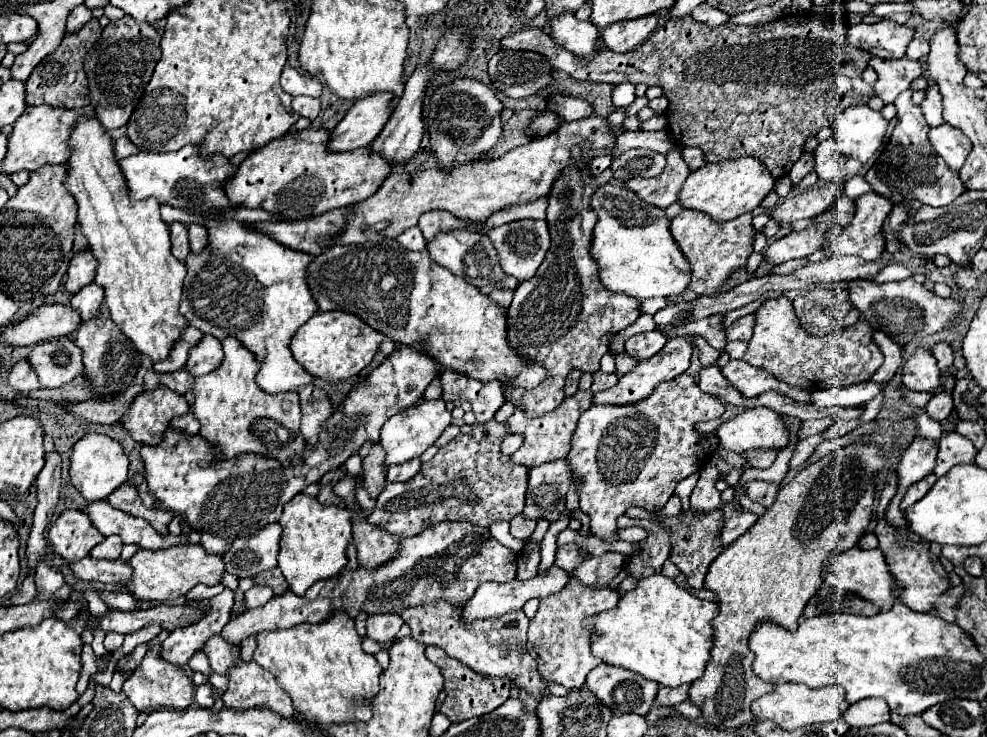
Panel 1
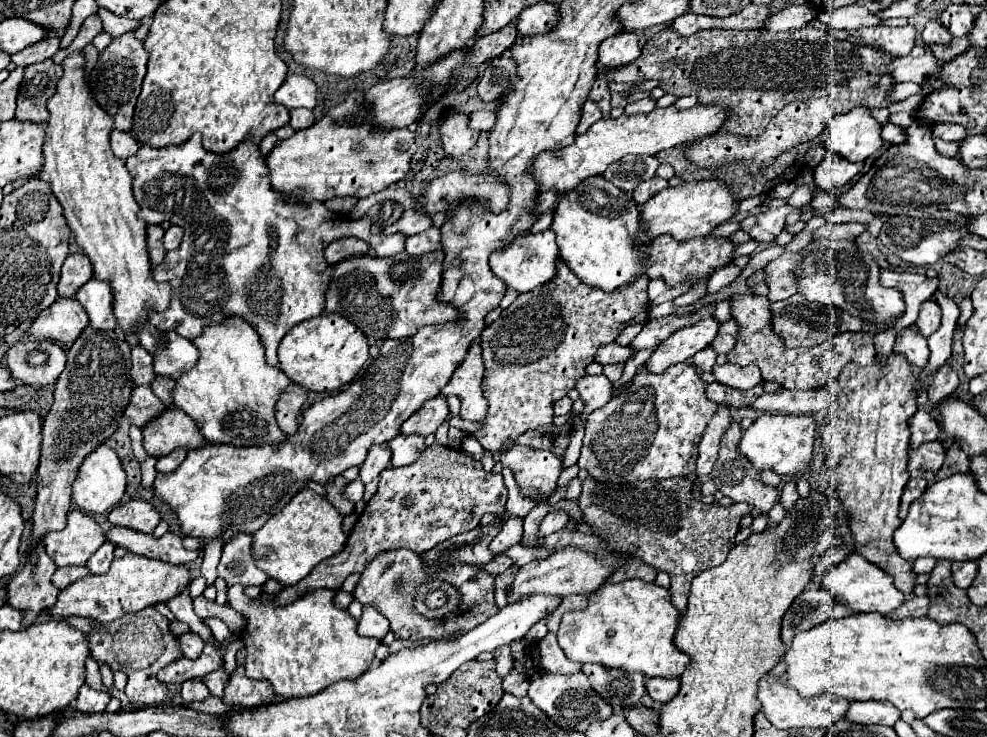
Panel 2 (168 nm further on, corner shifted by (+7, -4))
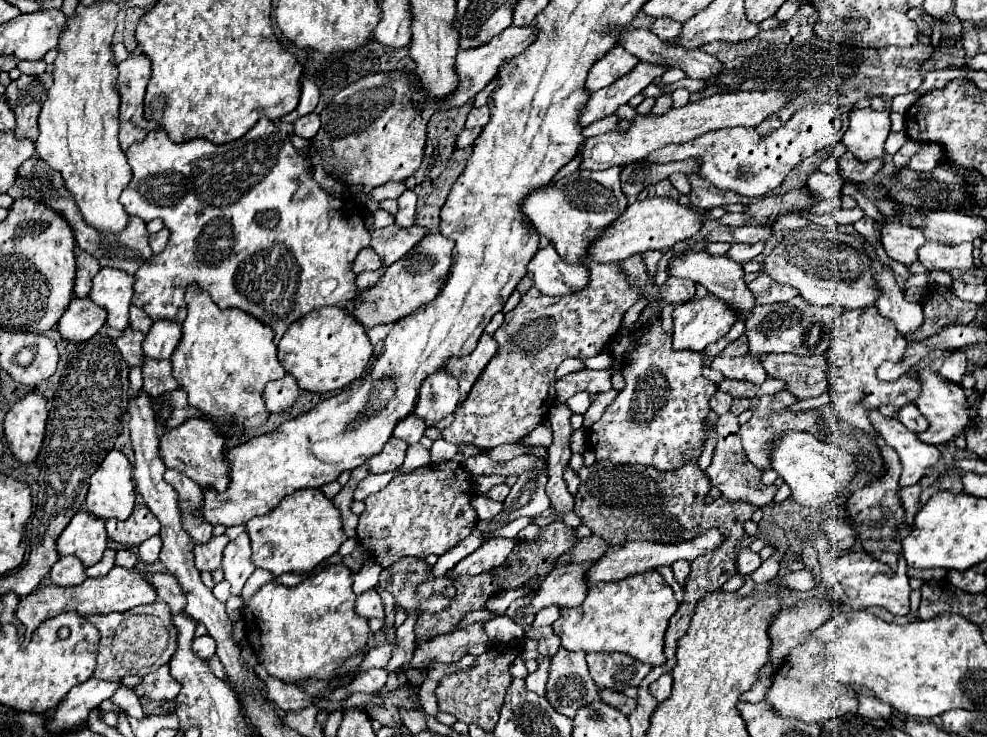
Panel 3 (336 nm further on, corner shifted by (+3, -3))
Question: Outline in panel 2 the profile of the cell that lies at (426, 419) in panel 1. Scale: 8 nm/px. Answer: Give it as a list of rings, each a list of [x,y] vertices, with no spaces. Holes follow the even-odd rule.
[[[436,396],[430,398],[418,412],[414,412],[402,426],[400,426],[400,434],[410,436],[410,434],[434,434],[438,430],[438,426],[446,420],[448,416],[448,404],[444,400],[444,396]]]

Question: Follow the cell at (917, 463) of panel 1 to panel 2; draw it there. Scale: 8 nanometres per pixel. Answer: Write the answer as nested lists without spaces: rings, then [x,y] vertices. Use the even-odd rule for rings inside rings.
[[[922,408],[914,414],[914,420],[910,420],[910,430],[912,430],[912,448],[918,448],[922,442],[926,444],[926,442],[938,440],[940,436],[940,426]]]

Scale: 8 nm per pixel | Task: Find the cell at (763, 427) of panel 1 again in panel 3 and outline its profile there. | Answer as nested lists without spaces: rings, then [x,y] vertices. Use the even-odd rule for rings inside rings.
[[[788,431],[782,439],[774,441],[772,469],[786,481],[792,489],[792,499],[802,507],[822,507],[832,503],[840,493],[844,493],[858,473],[858,465],[852,455],[838,449],[836,445],[822,443],[810,433]]]

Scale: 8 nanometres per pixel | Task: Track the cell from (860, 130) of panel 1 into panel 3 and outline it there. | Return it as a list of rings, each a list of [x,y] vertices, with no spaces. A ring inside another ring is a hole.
[[[872,107],[854,109],[850,113],[850,127],[844,133],[844,145],[862,161],[872,161],[884,155],[884,143],[890,135],[890,111],[876,111]]]

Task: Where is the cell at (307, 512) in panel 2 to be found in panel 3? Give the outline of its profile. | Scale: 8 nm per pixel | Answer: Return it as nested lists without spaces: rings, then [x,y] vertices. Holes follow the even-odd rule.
[[[300,489],[290,497],[284,497],[268,515],[250,519],[246,523],[246,533],[252,541],[252,563],[276,577],[288,571],[312,571],[318,563],[334,555],[348,539],[342,529],[340,511],[320,489]]]

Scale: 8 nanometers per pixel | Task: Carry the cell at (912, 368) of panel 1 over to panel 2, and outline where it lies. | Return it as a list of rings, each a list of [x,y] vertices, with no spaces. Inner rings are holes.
[[[904,328],[898,334],[896,344],[894,344],[894,354],[902,354],[912,368],[924,368],[930,358],[926,338],[912,328]]]

